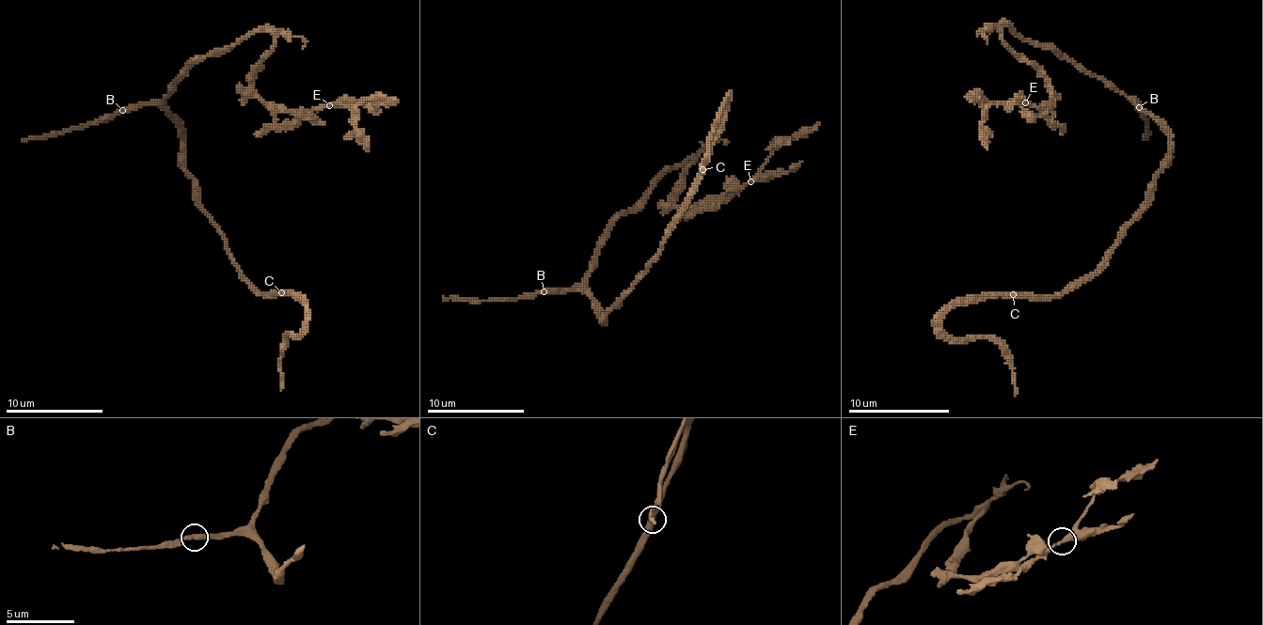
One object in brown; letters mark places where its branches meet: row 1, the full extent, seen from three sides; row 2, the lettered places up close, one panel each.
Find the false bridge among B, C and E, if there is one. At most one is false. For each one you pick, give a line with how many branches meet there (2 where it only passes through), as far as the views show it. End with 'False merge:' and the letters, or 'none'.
False merge: none

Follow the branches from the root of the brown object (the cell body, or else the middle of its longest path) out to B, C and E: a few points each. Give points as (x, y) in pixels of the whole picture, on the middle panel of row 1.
B: (599, 310), (577, 289), (544, 290)
C: (599, 310), (605, 320), (646, 273), (648, 264), (663, 247), (670, 225), (680, 215), (683, 203), (702, 169)
E: (599, 310), (587, 286), (590, 261), (614, 223), (668, 171), (695, 157), (675, 206), (729, 198), (750, 181)

